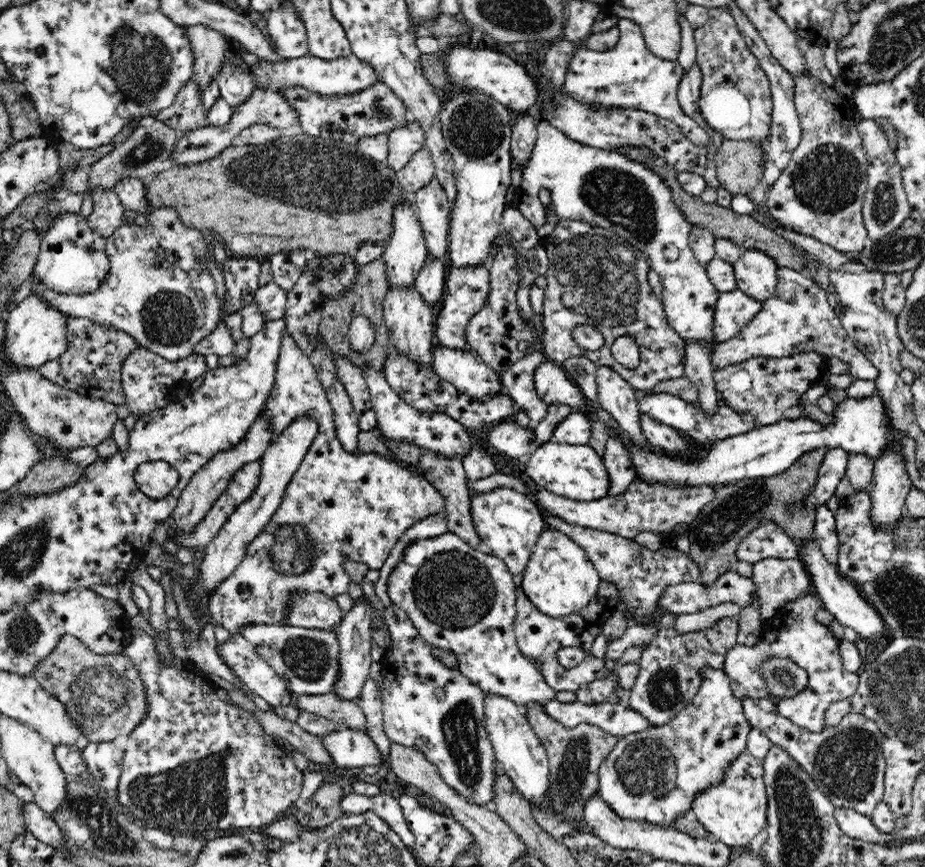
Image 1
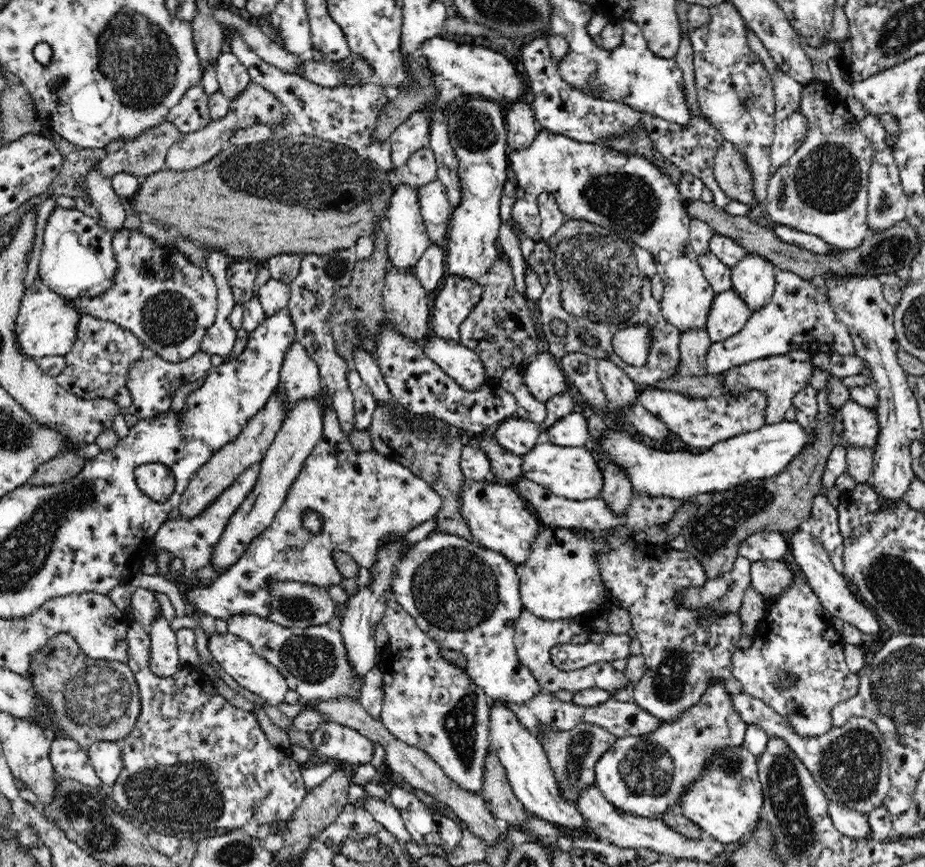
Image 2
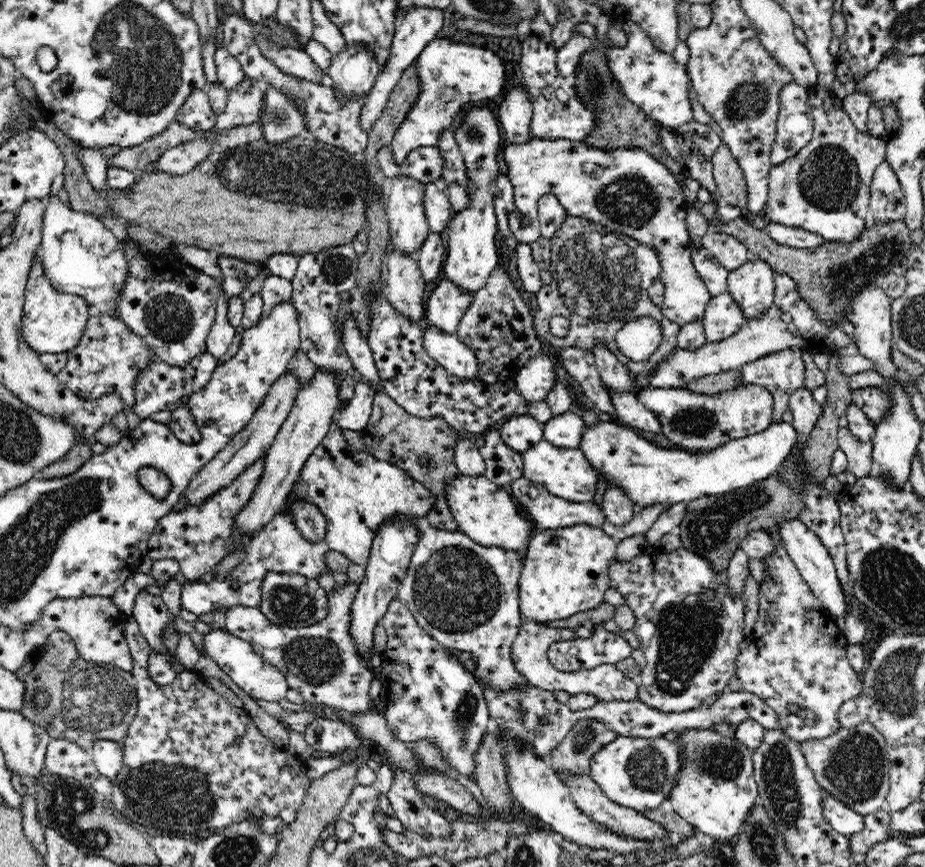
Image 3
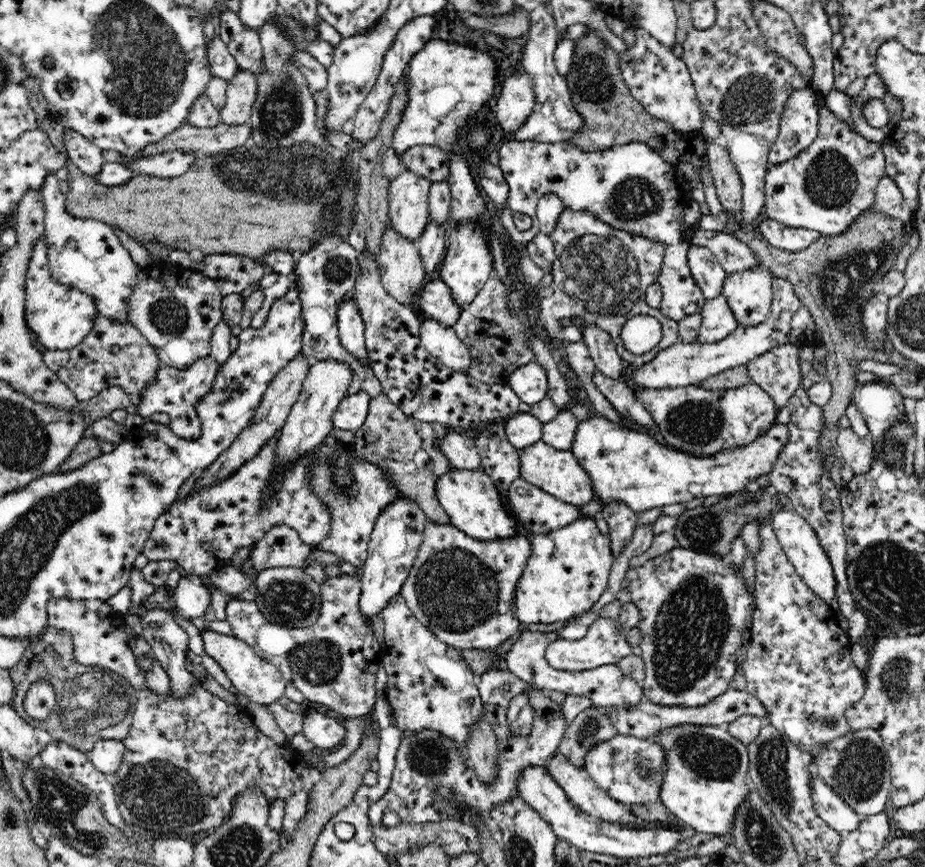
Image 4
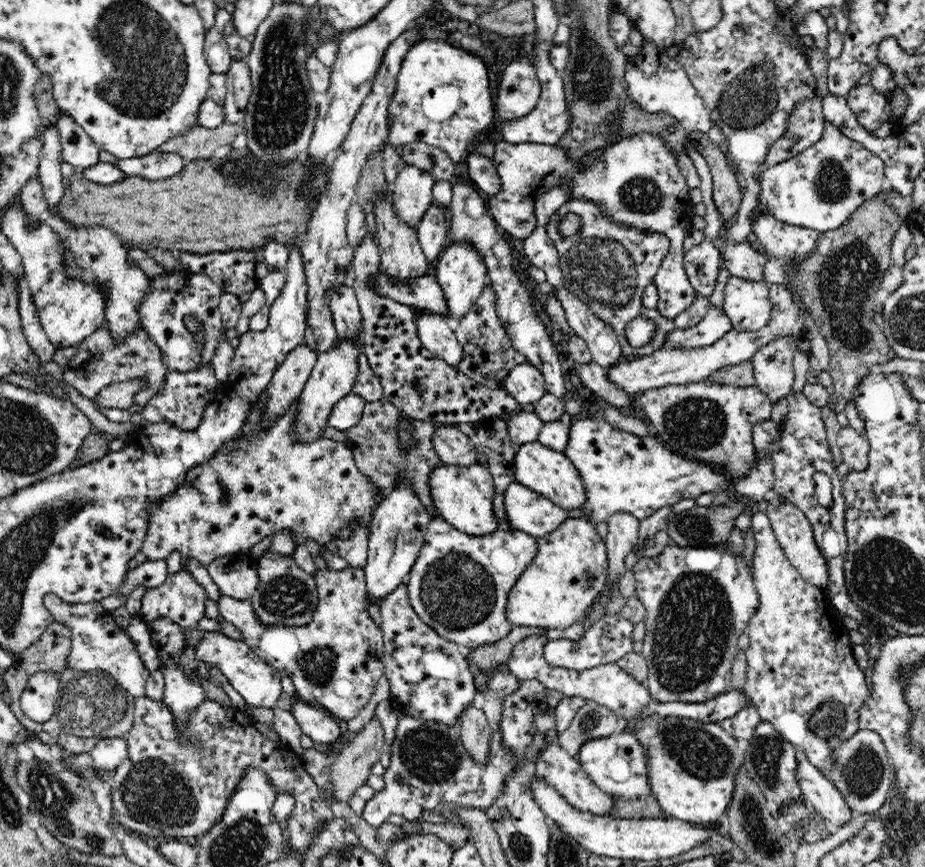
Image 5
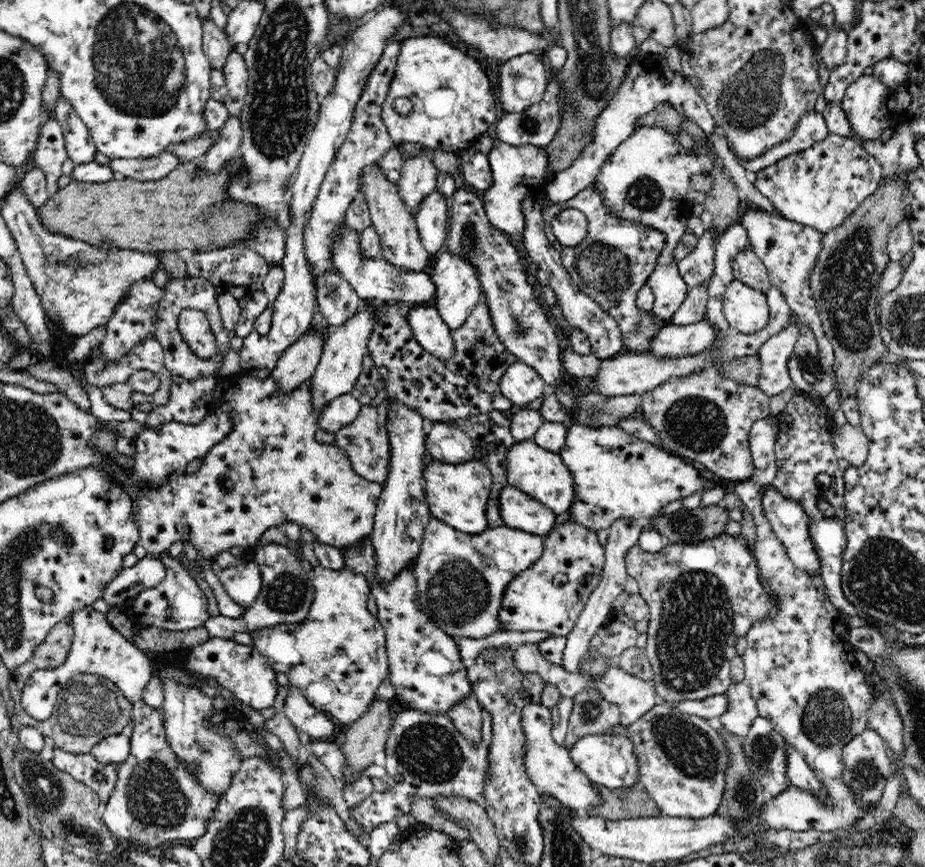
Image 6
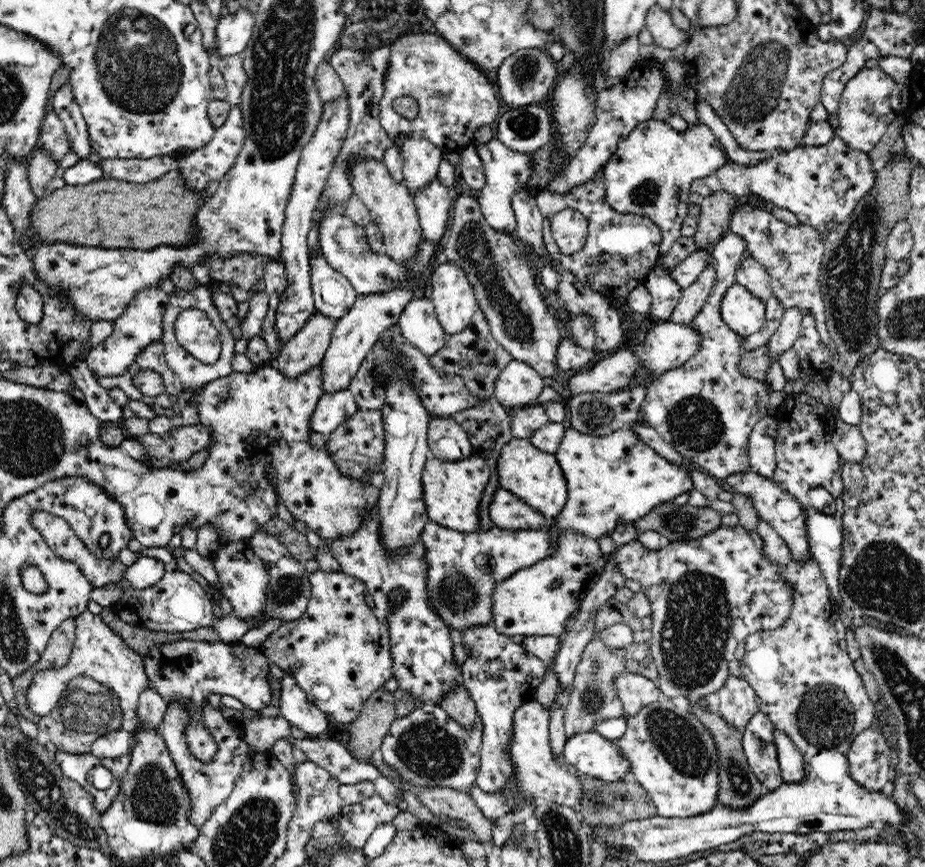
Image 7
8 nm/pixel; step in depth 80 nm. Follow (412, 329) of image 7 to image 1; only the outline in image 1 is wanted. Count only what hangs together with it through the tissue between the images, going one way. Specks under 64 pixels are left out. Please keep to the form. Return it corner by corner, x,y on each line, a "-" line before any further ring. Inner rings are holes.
435,343
432,367
460,393
474,399
502,393
501,375
494,372
475,352
452,349

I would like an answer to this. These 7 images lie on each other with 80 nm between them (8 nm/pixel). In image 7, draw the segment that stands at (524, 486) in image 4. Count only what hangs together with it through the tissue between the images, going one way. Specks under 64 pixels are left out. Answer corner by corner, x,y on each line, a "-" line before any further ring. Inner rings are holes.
503,489
494,492
488,513
495,527
502,530
542,530
551,524
551,520

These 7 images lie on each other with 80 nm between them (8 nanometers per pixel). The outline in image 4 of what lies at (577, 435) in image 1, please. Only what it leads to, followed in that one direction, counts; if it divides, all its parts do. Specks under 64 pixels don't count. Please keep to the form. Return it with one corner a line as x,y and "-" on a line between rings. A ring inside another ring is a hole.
568,408
561,410
554,420
543,424
541,440
556,450
569,450
579,422

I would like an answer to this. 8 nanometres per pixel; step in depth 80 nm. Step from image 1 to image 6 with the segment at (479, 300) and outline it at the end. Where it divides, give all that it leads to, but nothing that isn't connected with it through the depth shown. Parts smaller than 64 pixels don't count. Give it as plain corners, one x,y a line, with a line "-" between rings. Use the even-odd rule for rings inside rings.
346,222
333,236
331,242
331,261
337,273
340,273
357,292
361,299
372,298
378,302
402,301
407,306
427,306
435,301
436,287
431,276
424,272
407,272
395,268
384,258
370,258
360,253
360,233
352,230

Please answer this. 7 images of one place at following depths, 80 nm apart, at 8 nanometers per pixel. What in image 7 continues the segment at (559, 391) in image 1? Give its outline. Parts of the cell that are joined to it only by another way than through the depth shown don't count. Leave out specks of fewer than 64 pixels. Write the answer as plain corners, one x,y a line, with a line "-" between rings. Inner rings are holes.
512,359
498,375
493,394
503,407
519,409
534,404
544,387
544,377
539,372

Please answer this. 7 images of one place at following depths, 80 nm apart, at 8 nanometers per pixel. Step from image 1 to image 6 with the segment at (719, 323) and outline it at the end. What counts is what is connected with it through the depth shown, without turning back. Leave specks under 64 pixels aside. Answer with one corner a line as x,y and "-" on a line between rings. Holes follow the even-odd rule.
709,320
680,326
668,322
651,338
647,353
659,358
698,354
713,346
717,330

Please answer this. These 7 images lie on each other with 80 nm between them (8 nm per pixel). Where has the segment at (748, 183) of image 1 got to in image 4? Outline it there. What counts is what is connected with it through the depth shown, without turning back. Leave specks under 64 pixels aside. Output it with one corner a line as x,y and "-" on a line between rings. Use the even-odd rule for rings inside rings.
710,141
705,146
709,173
718,195
718,200
723,210
738,213
742,208
743,186
737,168
731,161
729,152

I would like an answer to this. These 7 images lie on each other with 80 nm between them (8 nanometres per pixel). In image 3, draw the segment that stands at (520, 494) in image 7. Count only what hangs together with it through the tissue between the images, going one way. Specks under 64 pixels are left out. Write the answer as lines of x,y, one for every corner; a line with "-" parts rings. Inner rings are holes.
542,439
521,455
524,466
523,478
541,485
550,494
569,502
591,502
594,499
599,481
598,473
586,461
584,453
578,447
560,448

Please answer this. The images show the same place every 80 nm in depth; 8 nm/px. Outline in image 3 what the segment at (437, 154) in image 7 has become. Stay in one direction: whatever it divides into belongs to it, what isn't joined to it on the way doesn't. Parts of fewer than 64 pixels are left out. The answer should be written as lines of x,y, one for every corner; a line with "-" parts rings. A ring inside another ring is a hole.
398,175
388,194
385,211
388,227
390,227
390,244
396,251
406,255
416,256
417,250
423,245
430,231
426,215
424,215
424,186
425,184
418,179

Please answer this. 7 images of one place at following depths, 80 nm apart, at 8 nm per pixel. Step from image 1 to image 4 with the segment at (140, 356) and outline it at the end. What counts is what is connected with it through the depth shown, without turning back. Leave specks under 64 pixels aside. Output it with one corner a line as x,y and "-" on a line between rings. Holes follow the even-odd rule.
210,355
196,360
190,368
184,370
163,364
158,366
154,382
140,392
136,412
146,419
154,414
166,414
170,418
168,428
176,435
188,440
198,438
201,433
201,422
196,412
196,402
212,390
218,370
219,364

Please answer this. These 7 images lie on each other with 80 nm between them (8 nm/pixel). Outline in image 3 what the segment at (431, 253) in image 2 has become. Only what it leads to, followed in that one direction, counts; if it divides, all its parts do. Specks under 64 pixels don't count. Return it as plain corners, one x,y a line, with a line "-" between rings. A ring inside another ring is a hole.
429,231
423,245
416,252
417,264
426,282
434,282
436,278
440,278
440,270
447,255
446,246
442,244
444,240
440,233

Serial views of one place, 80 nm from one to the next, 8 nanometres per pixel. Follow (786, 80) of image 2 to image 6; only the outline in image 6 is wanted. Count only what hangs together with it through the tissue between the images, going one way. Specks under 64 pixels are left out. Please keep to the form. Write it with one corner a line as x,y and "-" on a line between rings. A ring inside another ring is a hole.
812,108
810,112
802,115
800,121
796,123
796,129
790,140
777,144
756,158
745,161
740,159
739,162
743,168
749,174
755,173
789,154
813,147
814,144
822,142
829,136
829,129
822,114
816,113

